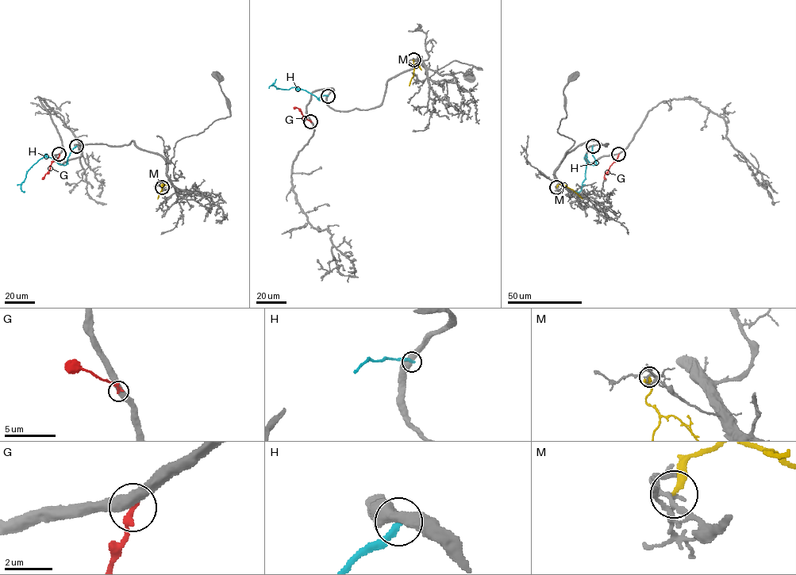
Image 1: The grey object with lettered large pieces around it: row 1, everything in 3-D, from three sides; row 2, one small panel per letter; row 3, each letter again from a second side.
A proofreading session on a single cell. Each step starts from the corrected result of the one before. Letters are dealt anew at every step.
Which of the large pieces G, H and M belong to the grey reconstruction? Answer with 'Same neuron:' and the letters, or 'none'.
Same neuron: none

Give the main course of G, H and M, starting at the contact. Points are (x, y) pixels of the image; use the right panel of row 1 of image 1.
G: (619, 154), (604, 175), (605, 179)
H: (592, 146), (592, 155), (596, 163), (590, 164), (585, 156), (585, 179), (579, 192), (576, 191)
M: (556, 187), (560, 183), (582, 198)

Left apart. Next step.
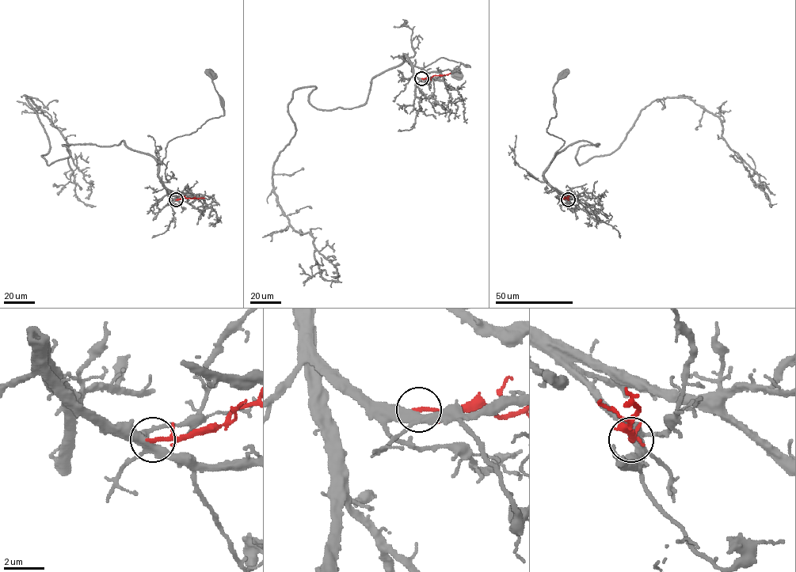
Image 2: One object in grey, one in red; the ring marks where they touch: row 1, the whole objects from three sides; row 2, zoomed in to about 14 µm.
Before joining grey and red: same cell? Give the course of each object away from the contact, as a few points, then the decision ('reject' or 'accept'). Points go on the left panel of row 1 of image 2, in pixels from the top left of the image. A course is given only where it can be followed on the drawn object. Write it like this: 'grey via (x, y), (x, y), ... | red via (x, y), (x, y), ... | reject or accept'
grey via (176, 199), (168, 194), (158, 176), (158, 167), (171, 140), (190, 134), (208, 120), (223, 115), (211, 73) | red via (176, 199), (184, 197), (204, 198) | reject

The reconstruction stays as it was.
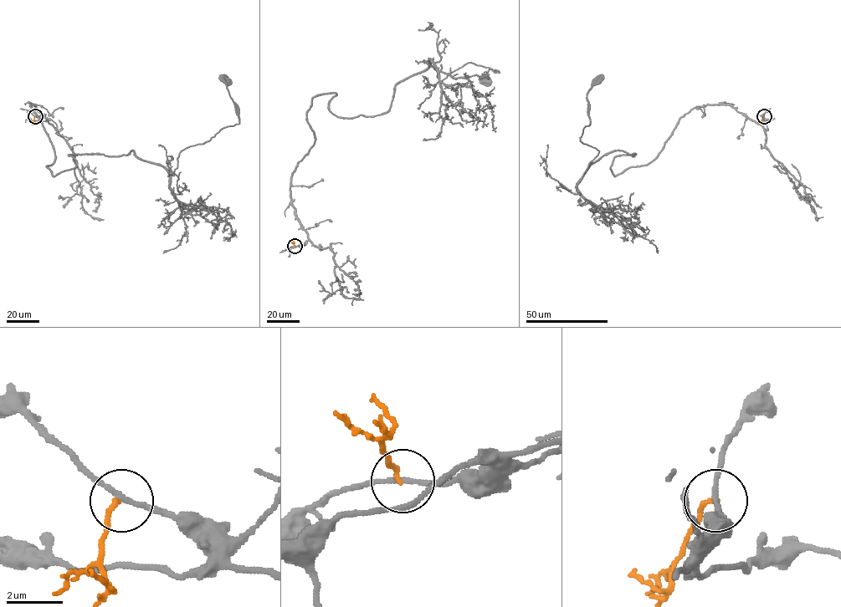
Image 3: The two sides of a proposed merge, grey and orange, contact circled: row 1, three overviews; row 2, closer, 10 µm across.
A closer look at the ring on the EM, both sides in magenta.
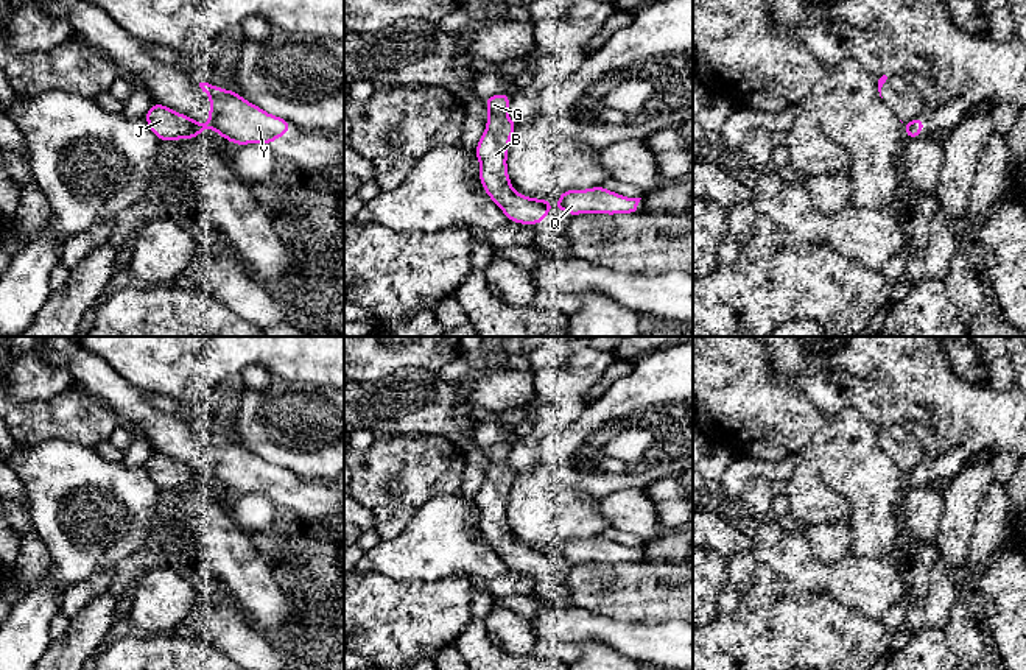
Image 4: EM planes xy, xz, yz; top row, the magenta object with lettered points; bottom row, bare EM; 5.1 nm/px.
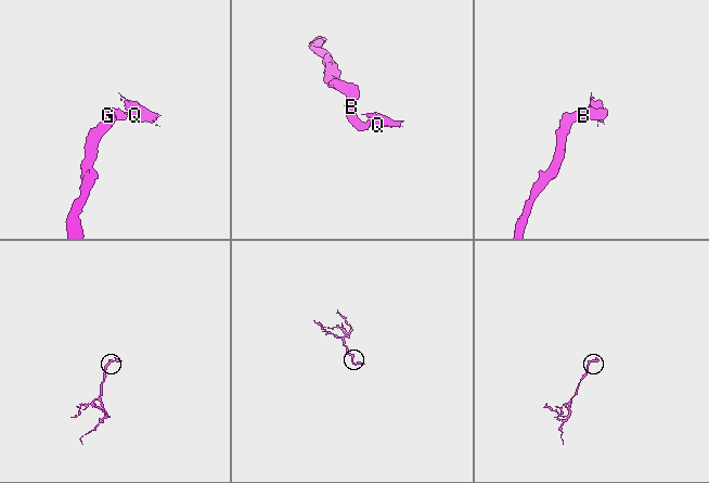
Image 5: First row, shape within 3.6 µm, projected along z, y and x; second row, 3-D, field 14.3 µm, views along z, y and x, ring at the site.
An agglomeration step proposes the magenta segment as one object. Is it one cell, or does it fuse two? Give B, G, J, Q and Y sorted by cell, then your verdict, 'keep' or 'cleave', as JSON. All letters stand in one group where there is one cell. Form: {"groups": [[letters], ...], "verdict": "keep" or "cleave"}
{"groups": [["B", "G", "J"], ["Q", "Y"]], "verdict": "cleave"}

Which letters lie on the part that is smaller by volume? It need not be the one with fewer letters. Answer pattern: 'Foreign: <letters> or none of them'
Foreign: Q, Y

